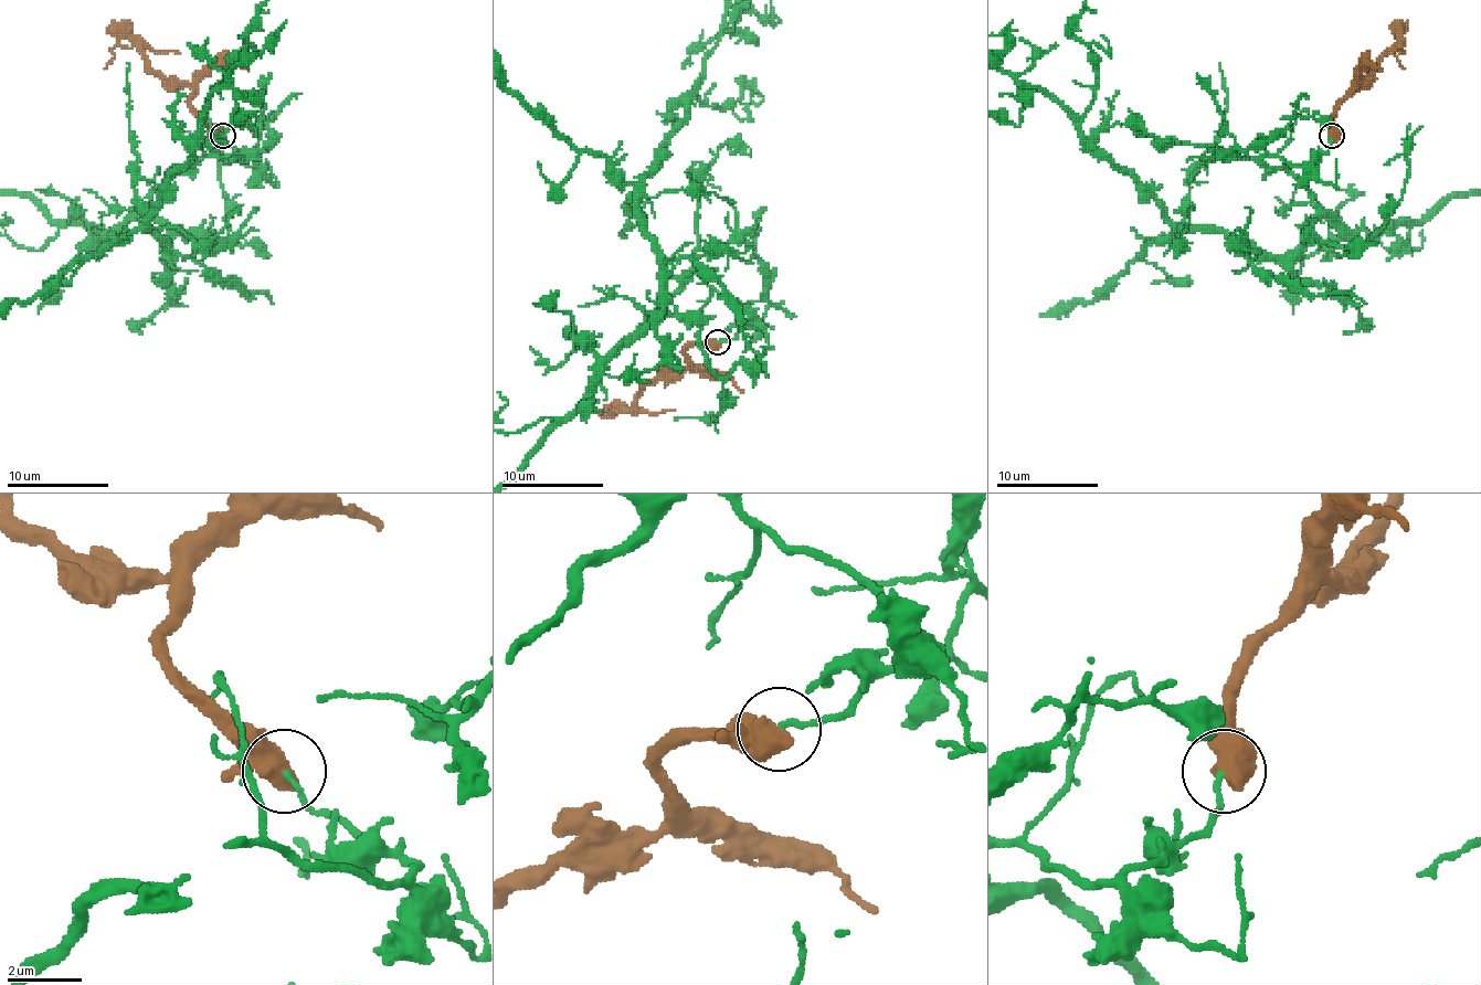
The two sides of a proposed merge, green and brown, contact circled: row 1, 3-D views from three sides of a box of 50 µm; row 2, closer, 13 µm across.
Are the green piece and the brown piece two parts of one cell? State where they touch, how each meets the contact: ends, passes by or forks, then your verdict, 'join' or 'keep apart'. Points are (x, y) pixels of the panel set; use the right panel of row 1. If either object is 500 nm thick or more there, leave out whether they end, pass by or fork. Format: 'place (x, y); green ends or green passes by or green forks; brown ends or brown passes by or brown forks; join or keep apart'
place (1332, 136); keep apart

